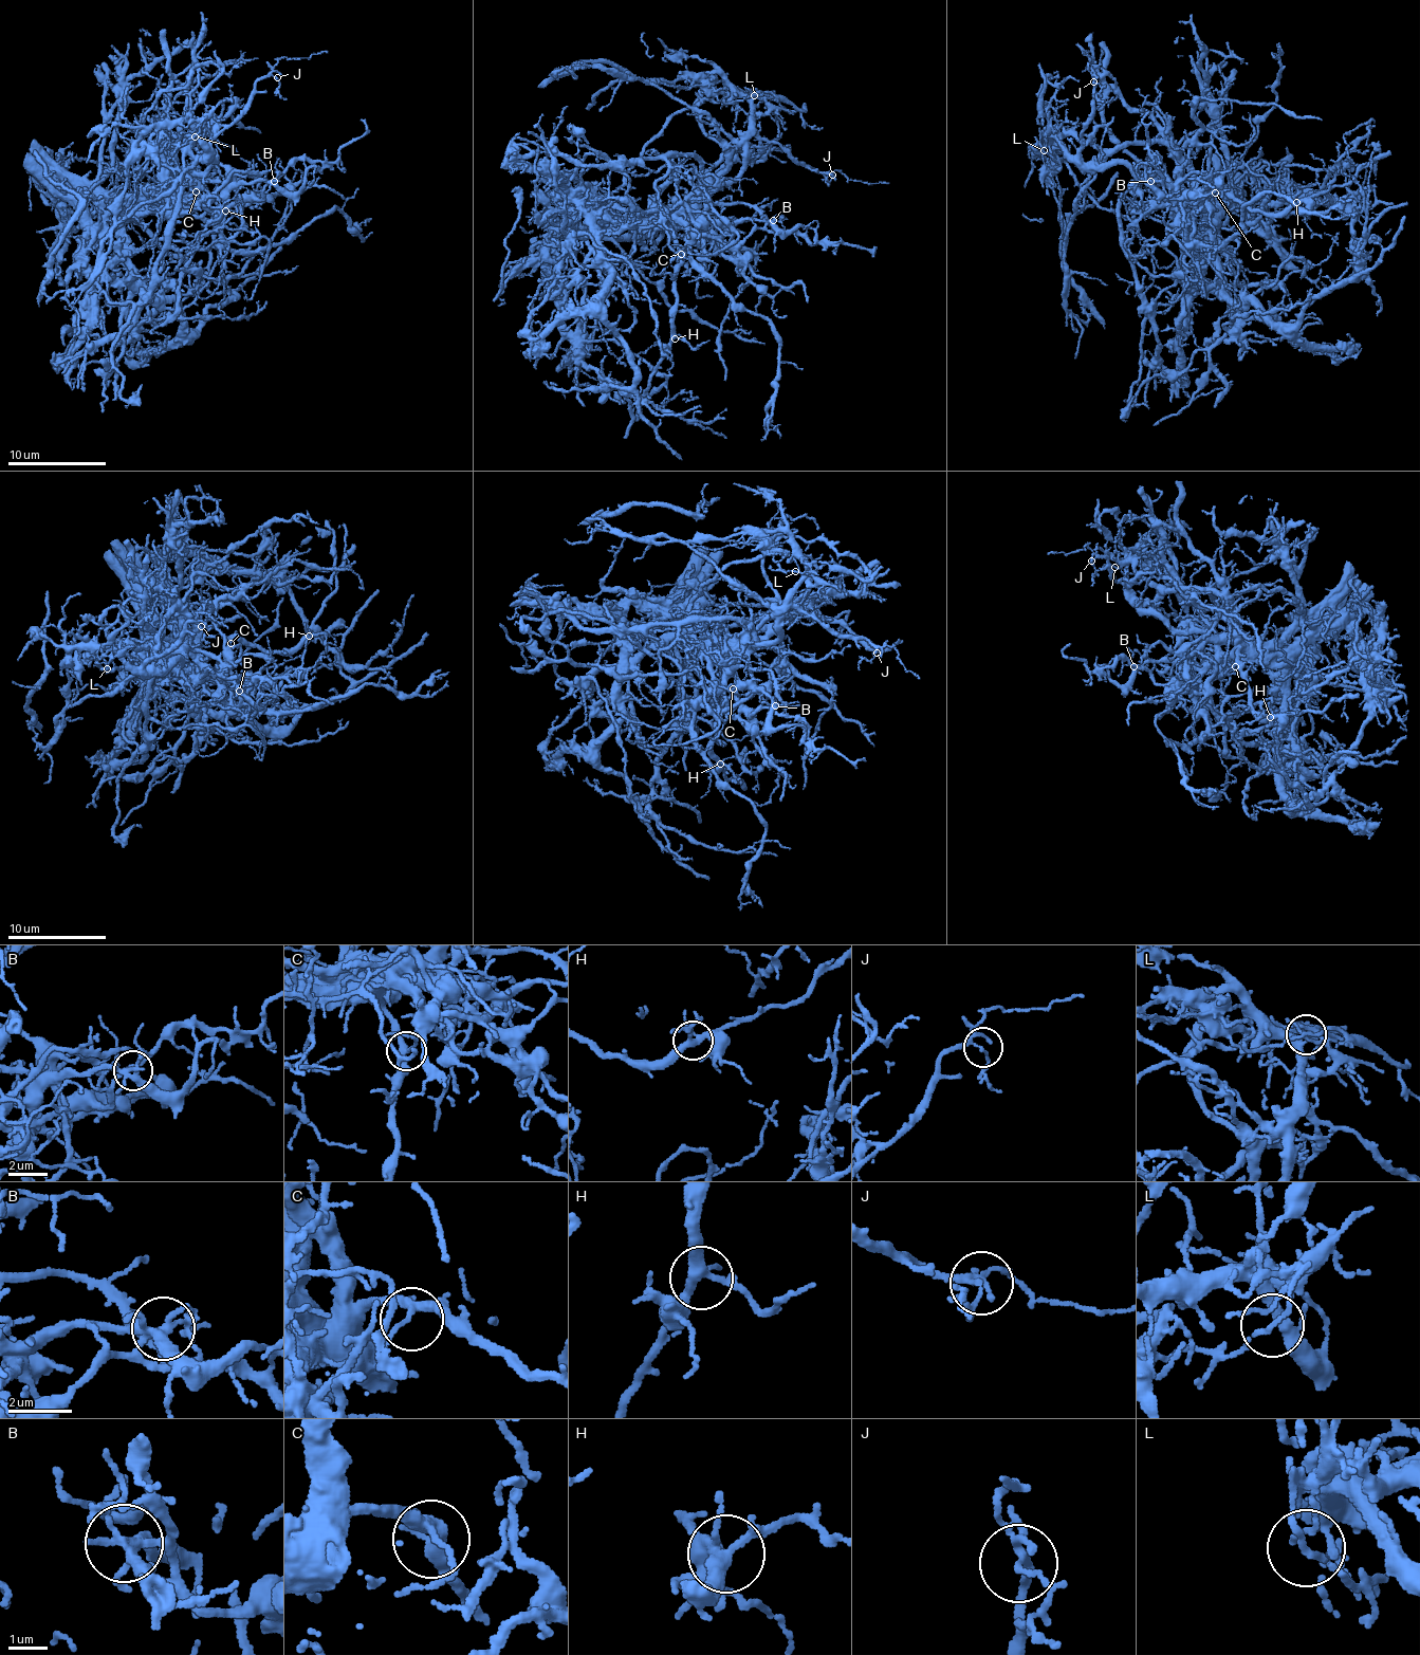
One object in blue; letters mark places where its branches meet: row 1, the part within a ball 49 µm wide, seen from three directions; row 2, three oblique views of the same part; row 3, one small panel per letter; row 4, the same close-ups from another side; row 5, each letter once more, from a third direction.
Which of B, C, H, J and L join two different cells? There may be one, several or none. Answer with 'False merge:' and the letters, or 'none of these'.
False merge: B, L

